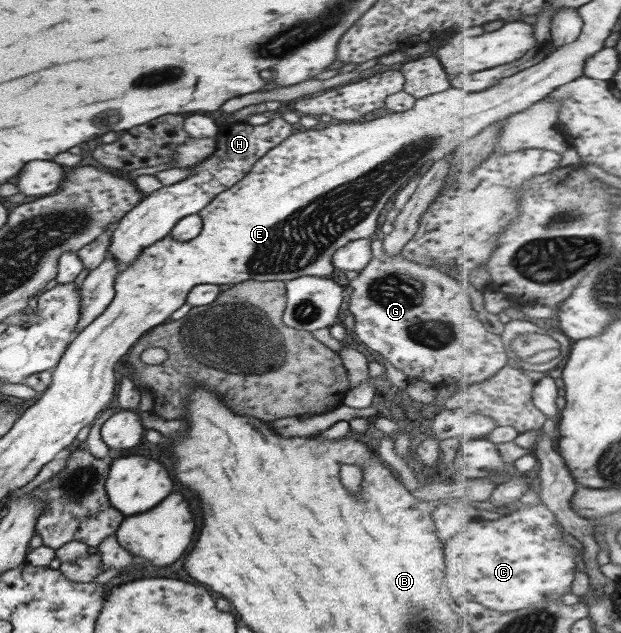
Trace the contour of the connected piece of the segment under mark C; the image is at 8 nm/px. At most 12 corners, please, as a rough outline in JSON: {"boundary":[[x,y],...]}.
{"boundary":[[544,504],[443,545],[455,603],[519,611],[572,591],[583,545]]}

